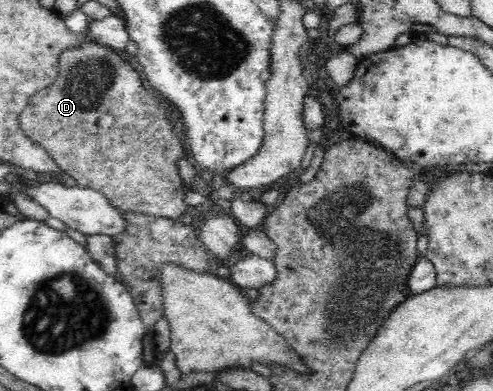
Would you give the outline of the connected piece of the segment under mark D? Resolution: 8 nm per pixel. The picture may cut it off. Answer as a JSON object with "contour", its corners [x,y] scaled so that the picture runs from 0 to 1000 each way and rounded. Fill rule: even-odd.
{"contour":[[[174,100],[174,107],[162,123],[136,128],[122,141],[118,205],[110,217],[101,217],[93,233],[85,233],[85,238],[69,243],[69,253],[61,253],[61,269],[53,269],[53,279],[41,289],[37,320],[61,358],[89,376],[97,399],[108,404],[126,440],[134,440],[146,458],[152,458],[154,476],[176,478],[209,494],[223,524],[237,529],[247,542],[270,540],[292,550],[361,563],[365,550],[377,545],[383,532],[373,517],[373,499],[377,499],[381,483],[365,455],[359,425],[361,407],[379,399],[377,376],[369,373],[371,363],[365,361],[365,345],[357,340],[357,325],[341,297],[345,289],[325,269],[325,258],[318,258],[308,238],[290,223],[282,189],[278,164],[260,143],[249,148],[247,136]]]}

